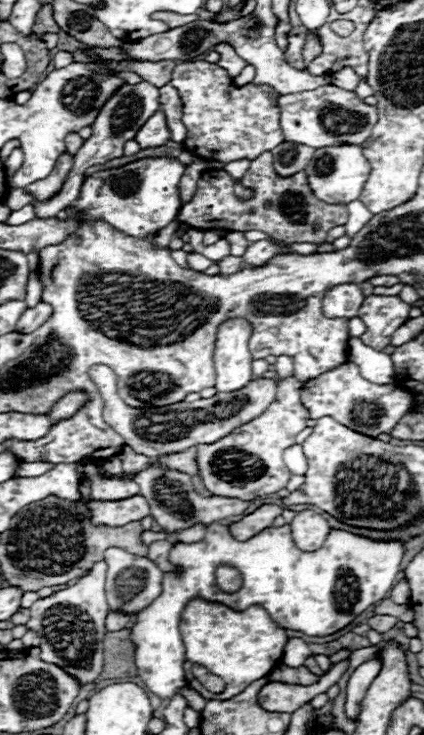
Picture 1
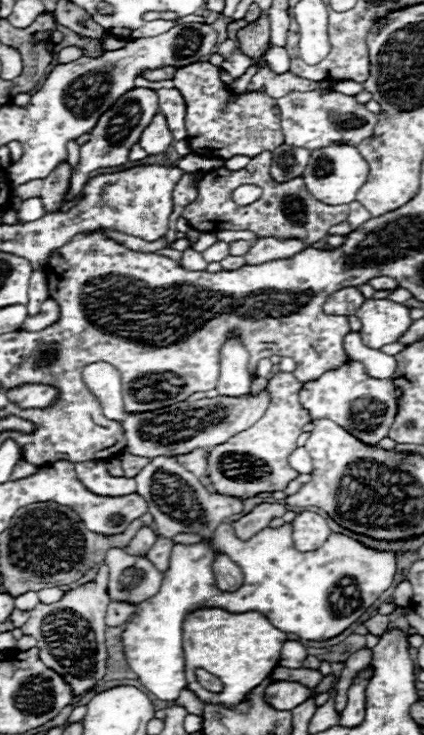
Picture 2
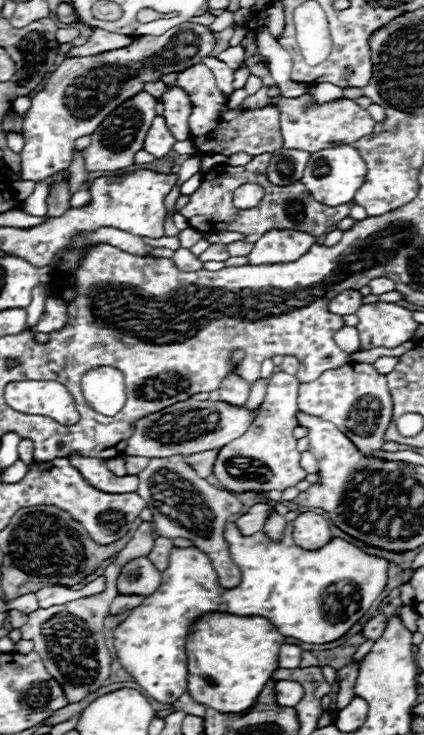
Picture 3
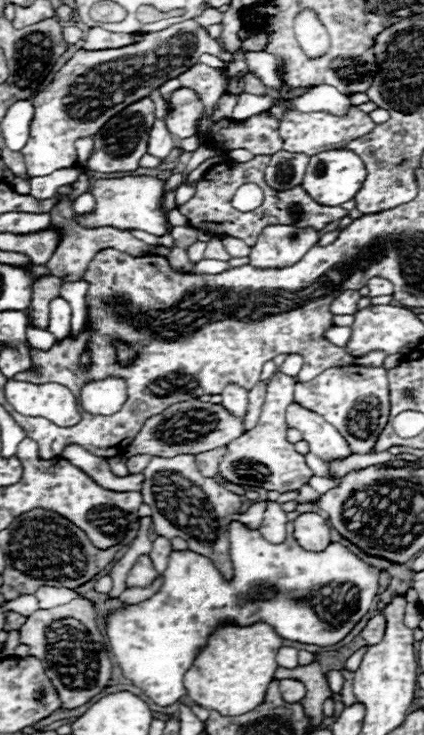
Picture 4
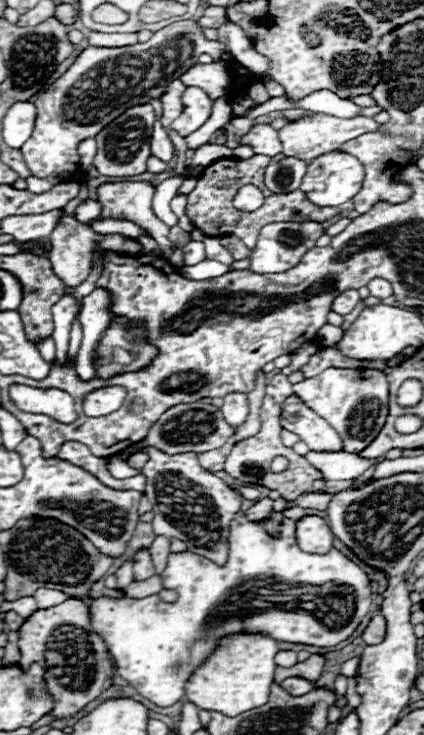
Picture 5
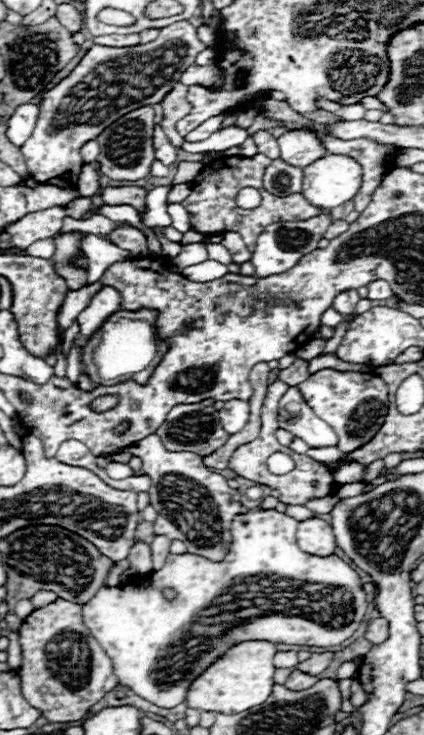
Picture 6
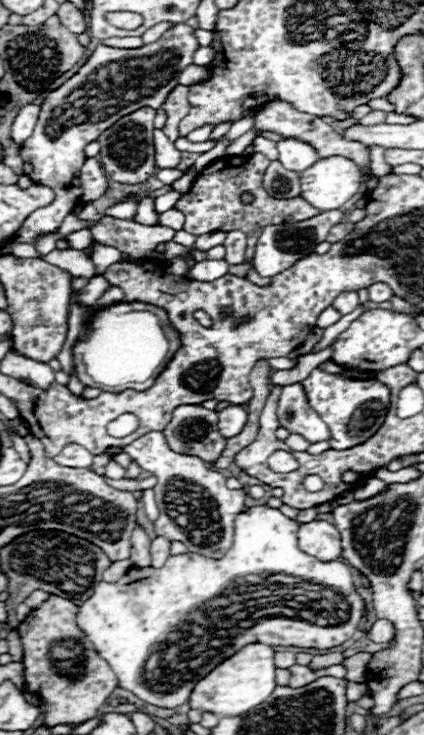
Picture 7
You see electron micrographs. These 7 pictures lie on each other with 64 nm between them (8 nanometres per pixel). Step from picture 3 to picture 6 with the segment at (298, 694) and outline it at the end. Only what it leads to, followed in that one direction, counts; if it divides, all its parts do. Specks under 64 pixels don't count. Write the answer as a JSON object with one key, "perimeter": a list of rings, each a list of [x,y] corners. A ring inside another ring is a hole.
{"perimeter":[[[292,668],[292,674],[290,674],[290,678],[286,680],[284,686],[290,688],[290,690],[306,690],[306,688],[310,688],[316,682],[318,682],[316,676],[310,676],[310,674],[300,672],[298,668]]]}

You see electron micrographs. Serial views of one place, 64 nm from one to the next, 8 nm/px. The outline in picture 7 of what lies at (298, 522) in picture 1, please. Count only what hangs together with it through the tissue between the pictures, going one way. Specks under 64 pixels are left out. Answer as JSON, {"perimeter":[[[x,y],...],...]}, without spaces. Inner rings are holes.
{"perimeter":[[[314,520],[300,524],[298,528],[298,546],[302,552],[322,560],[334,562],[342,558],[342,542],[334,524],[324,520]]]}

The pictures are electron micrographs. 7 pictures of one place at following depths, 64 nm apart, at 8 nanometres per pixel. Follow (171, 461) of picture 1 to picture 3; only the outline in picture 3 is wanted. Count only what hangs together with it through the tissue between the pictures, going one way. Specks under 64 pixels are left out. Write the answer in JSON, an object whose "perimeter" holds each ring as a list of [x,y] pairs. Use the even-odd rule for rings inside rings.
{"perimeter":[[[206,450],[206,452],[198,452],[198,454],[188,456],[186,462],[190,462],[190,466],[194,466],[198,476],[208,478],[208,476],[212,476],[216,456],[218,456],[218,450]]]}

